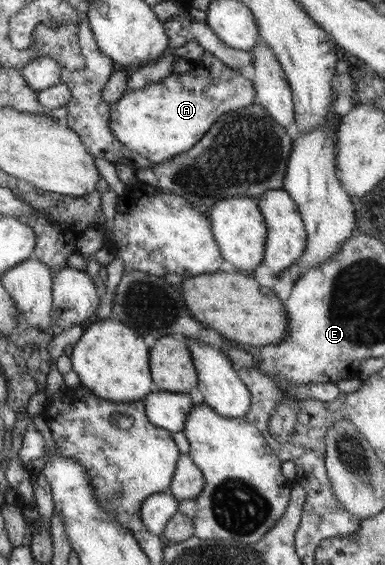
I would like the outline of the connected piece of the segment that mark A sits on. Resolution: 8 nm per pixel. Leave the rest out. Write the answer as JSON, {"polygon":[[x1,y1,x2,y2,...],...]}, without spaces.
{"polygon":[[204,51,202,58,191,61,191,64,192,71,173,71,162,81,147,85,144,89,130,89,124,92,116,103,109,105,109,128,117,141,144,159,159,164,190,150,210,131,211,125,216,123,221,115,253,104,255,86,242,76,240,70,224,64,209,51]]}

